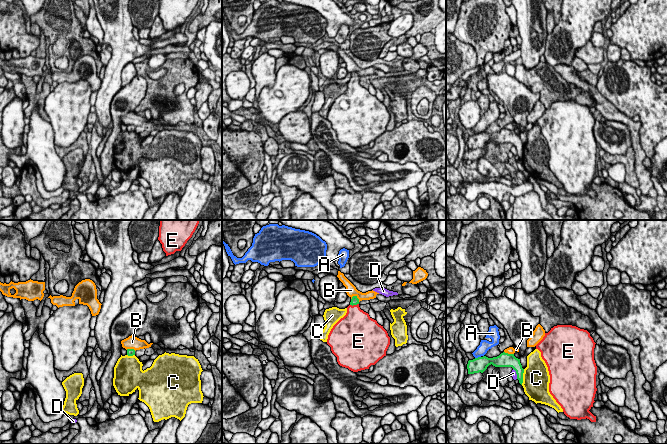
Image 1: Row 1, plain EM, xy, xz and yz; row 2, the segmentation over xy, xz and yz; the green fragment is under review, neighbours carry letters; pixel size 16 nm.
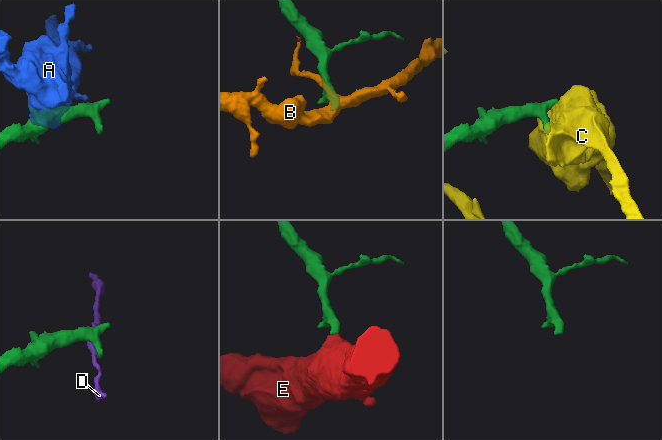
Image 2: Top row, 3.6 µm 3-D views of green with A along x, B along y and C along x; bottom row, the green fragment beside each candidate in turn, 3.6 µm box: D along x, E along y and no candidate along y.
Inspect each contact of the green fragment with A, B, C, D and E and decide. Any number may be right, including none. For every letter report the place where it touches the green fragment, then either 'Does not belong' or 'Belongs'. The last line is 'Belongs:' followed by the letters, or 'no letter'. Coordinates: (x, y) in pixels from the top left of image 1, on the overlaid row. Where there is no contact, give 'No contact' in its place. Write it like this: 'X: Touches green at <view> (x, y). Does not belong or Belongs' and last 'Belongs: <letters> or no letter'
A: Touches green at yz (478, 357). Does not belong
B: Touches green at xz (356, 297). Does not belong
C: Touches green at yz (522, 377). Does not belong
D: Touches green at yz (516, 373). Does not belong
E: Touches green at xz (354, 304). Belongs
Belongs: E

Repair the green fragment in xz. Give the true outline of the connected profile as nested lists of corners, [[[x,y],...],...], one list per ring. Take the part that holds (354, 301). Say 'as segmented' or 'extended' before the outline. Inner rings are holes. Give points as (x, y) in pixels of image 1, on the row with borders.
extended | [[[353,296],[346,315],[331,329],[327,344],[340,366],[358,372],[386,356],[390,337],[383,326],[360,309],[359,299]]]

